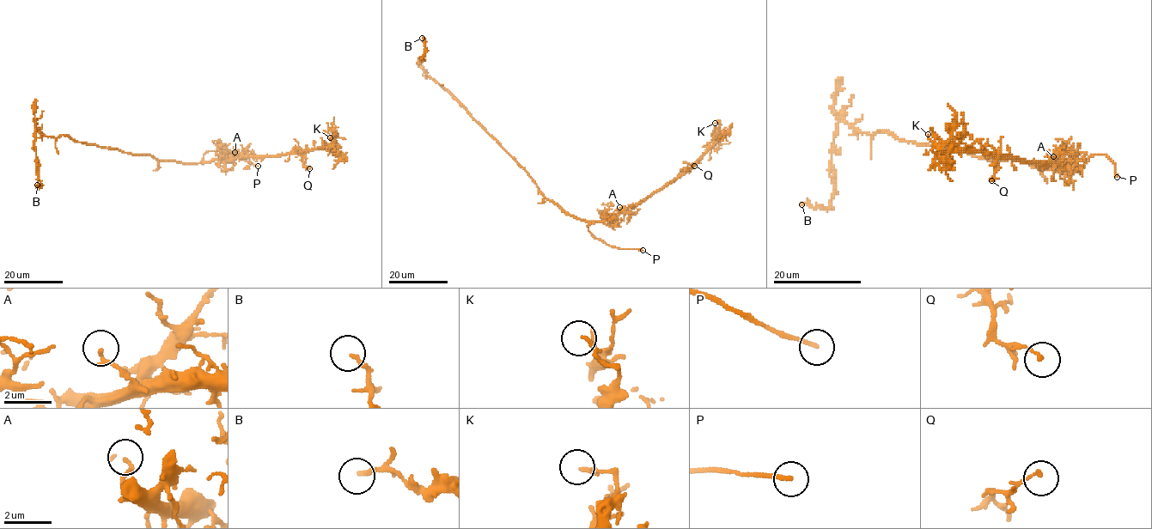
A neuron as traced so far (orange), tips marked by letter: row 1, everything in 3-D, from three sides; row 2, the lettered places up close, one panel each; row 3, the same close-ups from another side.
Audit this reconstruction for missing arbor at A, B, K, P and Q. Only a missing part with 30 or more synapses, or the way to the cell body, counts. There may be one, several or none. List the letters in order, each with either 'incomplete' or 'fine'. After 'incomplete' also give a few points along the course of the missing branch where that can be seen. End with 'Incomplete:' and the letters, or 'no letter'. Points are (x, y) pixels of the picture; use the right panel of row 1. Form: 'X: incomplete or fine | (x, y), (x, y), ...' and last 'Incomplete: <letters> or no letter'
A: fine
B: fine
K: fine
P: incomplete | (1117, 177), (1120, 182), (1096, 186), (1094, 190)
Q: fine
Incomplete: P

